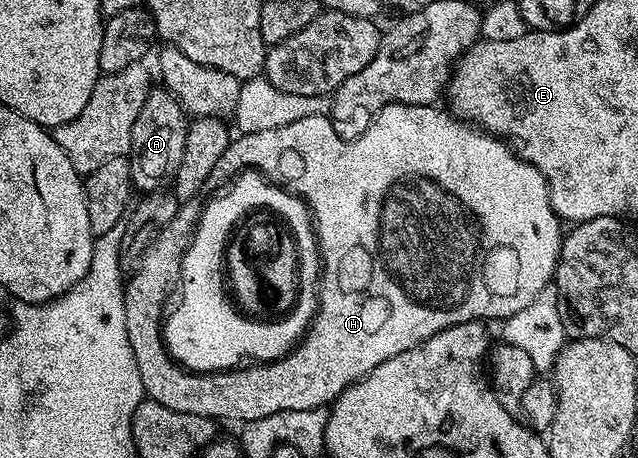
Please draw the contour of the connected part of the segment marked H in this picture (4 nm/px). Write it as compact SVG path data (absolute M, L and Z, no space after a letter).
M397 104L385 106L378 113L377 119L370 123L370 128L363 132L361 138L338 137L331 123L324 120L323 115L317 114L316 116L304 116L304 120L300 120L296 124L284 124L282 130L252 132L248 136L238 136L233 139L232 145L226 149L226 154L220 156L216 168L212 168L209 185L211 187L225 187L228 180L235 177L236 172L264 172L265 177L272 180L276 186L283 187L291 194L298 195L306 203L313 217L318 248L321 250L318 310L315 312L314 321L307 330L305 337L285 357L201 376L195 376L189 370L180 368L171 359L170 353L163 343L164 309L162 310L162 298L169 296L170 282L177 283L179 281L179 266L181 266L182 258L189 248L190 239L197 228L198 218L201 216L203 209L203 203L198 200L181 203L176 216L172 216L170 225L162 229L162 233L146 249L144 257L137 263L136 271L138 270L138 274L132 275L131 278L129 275L128 289L124 294L126 299L126 323L130 329L132 356L136 356L138 361L140 380L146 386L146 398L149 401L162 402L164 408L172 408L180 412L188 412L192 416L204 416L215 420L221 420L221 418L249 420L260 416L272 416L274 410L316 408L323 404L333 403L334 399L343 394L354 381L363 378L369 370L376 368L379 362L388 360L393 354L408 352L410 346L420 344L428 336L436 336L436 332L440 332L457 322L481 322L491 320L490 318L498 318L497 320L511 318L516 312L528 308L528 304L532 304L532 300L536 300L536 296L540 296L540 292L547 289L548 283L554 276L554 267L558 265L558 257L564 237L564 226L556 217L552 208L544 176L531 162L519 157L503 139L491 136L465 120L459 120L449 112L441 114L437 110L438 108L434 104L429 106L399 106Z

